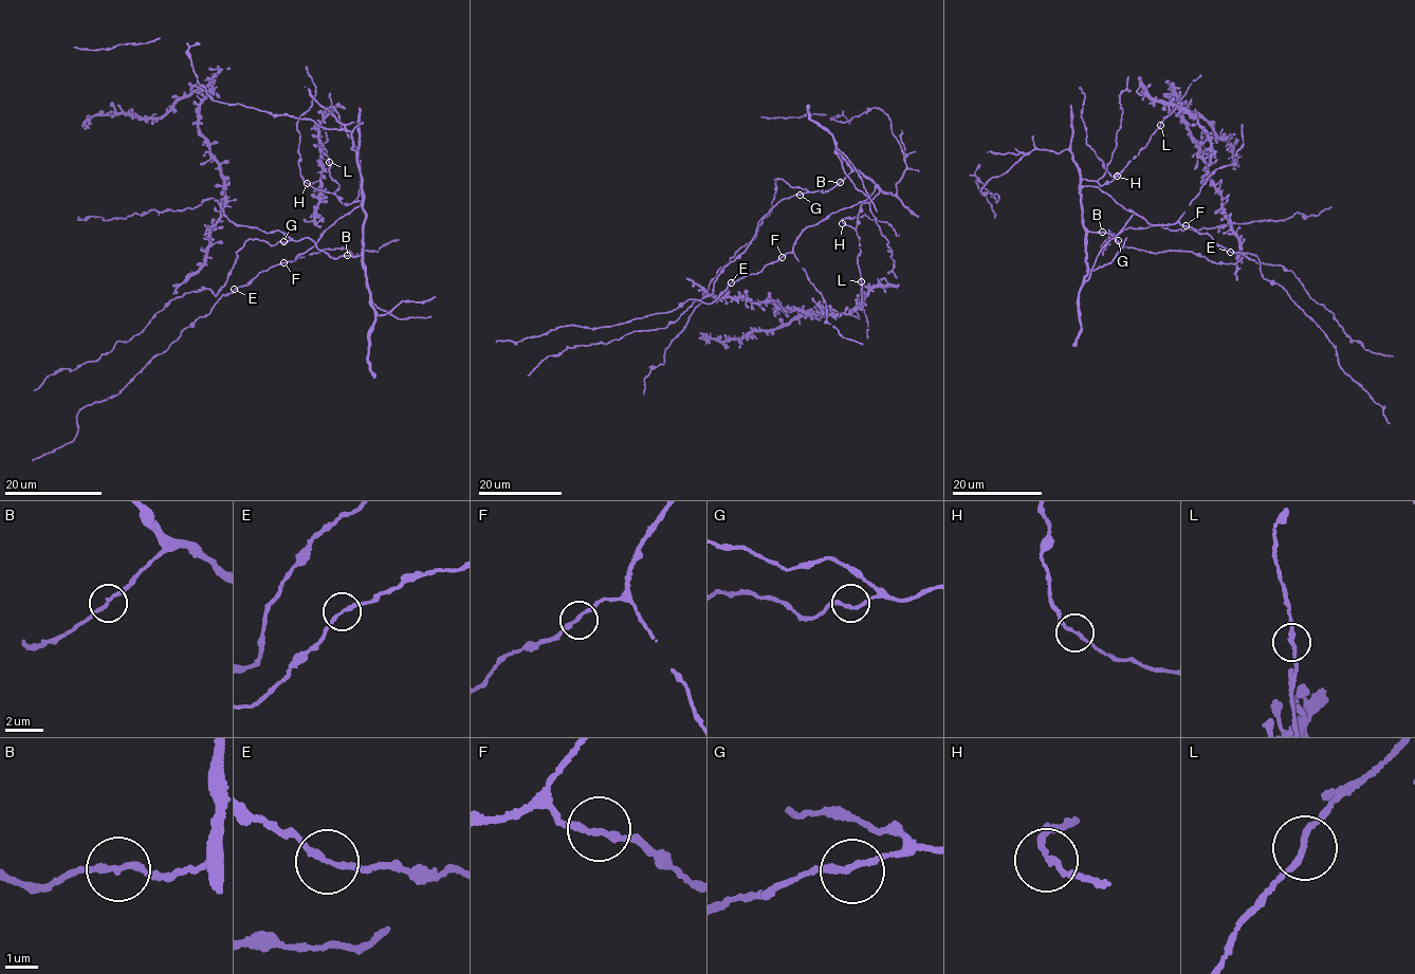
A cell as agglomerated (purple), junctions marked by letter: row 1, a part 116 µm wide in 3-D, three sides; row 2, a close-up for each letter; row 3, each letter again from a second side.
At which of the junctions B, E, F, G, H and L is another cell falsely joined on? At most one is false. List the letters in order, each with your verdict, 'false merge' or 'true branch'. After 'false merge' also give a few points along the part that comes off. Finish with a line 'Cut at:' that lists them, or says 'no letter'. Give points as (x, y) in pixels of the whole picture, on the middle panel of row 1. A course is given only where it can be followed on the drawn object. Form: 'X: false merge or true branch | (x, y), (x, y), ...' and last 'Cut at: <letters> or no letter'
B: true branch
E: true branch
F: true branch
G: true branch
H: true branch
L: true branch
Cut at: no letter

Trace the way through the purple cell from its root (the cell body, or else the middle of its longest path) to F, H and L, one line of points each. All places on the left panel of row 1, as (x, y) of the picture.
F: (338, 258), (361, 255), (365, 210), (361, 204), (324, 230), (313, 247), (295, 260), (283, 262)
H: (338, 258), (361, 255), (364, 197), (346, 205), (333, 193), (315, 189), (307, 183)
L: (338, 258), (361, 255), (365, 210), (363, 197), (346, 205), (338, 199), (329, 162)

